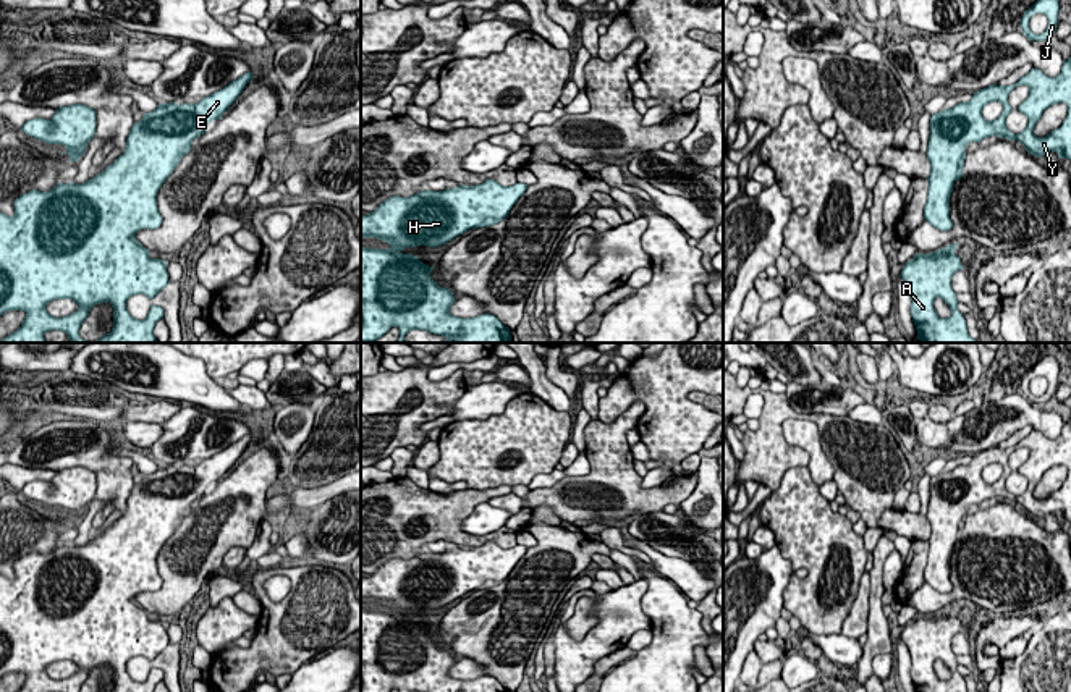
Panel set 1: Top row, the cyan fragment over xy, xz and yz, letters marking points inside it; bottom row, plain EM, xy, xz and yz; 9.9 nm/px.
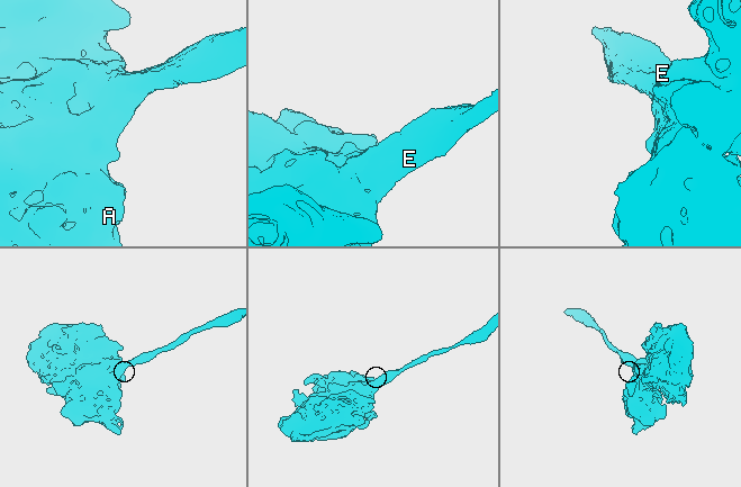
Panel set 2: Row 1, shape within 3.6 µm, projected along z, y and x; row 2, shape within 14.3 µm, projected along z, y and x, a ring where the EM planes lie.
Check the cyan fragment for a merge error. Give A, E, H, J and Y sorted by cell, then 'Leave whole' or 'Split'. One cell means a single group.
Groups: A E H J Y. Leave whole

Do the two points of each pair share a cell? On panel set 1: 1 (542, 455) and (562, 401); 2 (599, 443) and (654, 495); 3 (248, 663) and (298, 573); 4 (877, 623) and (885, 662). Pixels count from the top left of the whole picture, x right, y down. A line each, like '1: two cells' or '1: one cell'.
1: two cells
2: one cell
3: one cell
4: two cells

